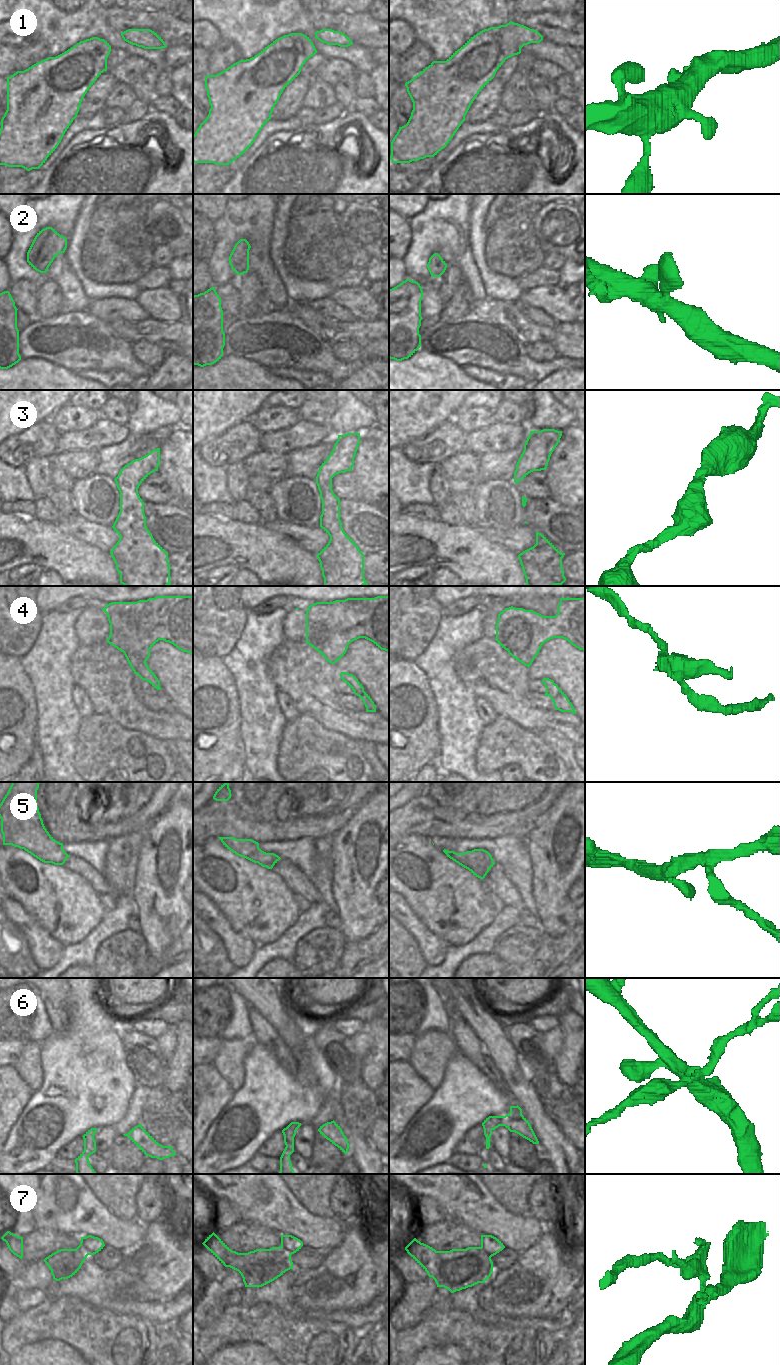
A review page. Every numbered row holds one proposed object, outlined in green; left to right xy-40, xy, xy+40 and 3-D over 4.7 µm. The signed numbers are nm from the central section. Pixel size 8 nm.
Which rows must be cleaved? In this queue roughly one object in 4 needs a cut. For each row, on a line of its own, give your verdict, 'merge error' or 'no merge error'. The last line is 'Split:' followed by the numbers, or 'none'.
1: no merge error
2: no merge error
3: no merge error
4: no merge error
5: no merge error
6: merge error
7: merge error
Split: 6, 7

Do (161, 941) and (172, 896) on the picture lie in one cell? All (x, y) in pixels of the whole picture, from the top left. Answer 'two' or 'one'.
one

